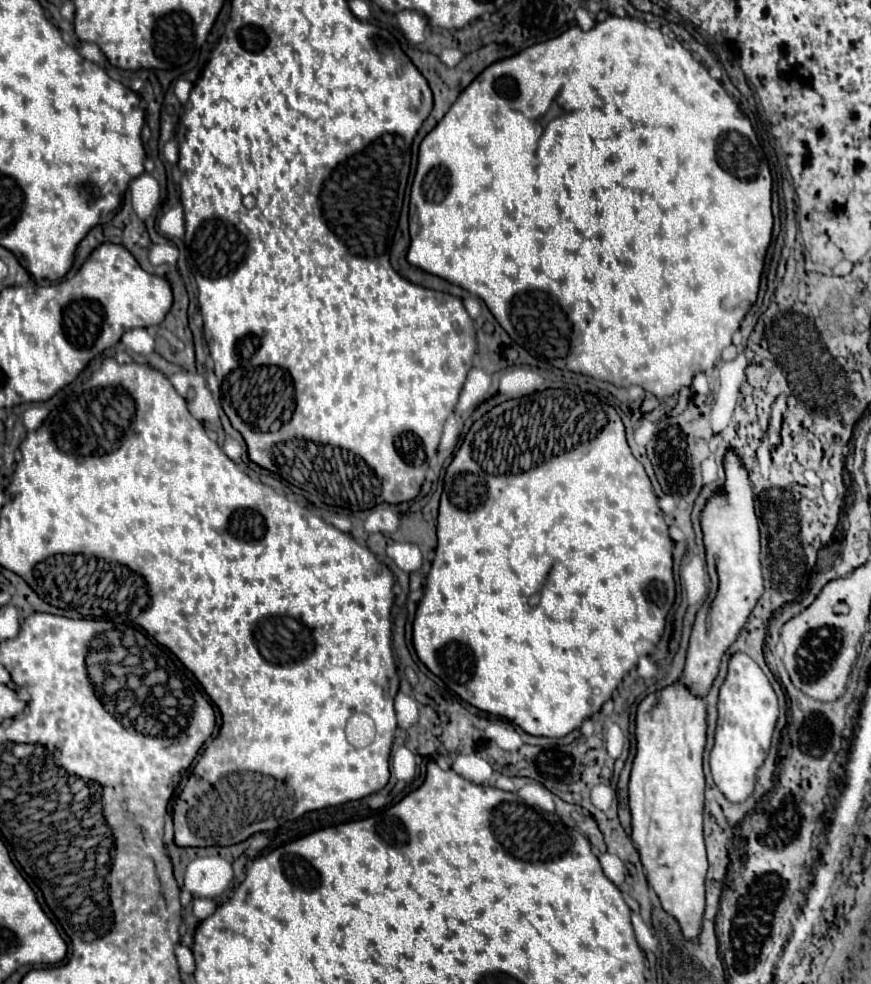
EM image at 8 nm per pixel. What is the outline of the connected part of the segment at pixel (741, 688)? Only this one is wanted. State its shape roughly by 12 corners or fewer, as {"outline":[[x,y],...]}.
{"outline":[[735,651],[719,689],[711,775],[745,801],[779,709],[769,679]]}

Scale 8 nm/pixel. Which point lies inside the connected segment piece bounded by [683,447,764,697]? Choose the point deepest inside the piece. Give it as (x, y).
(730, 532)

